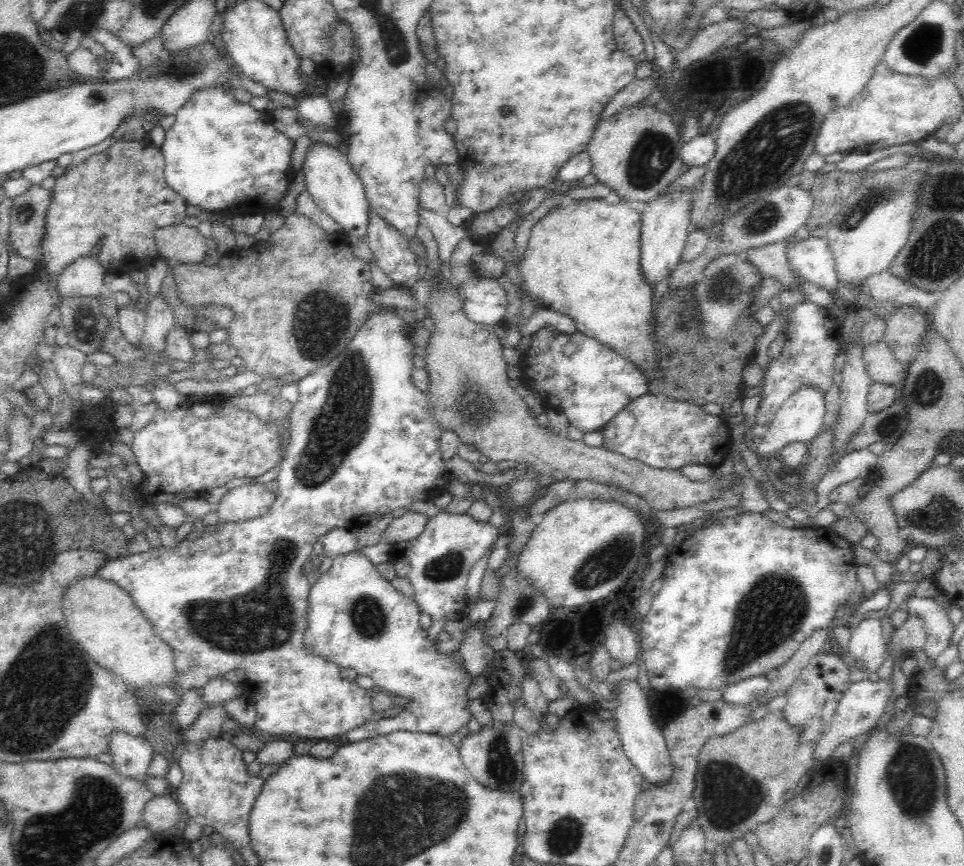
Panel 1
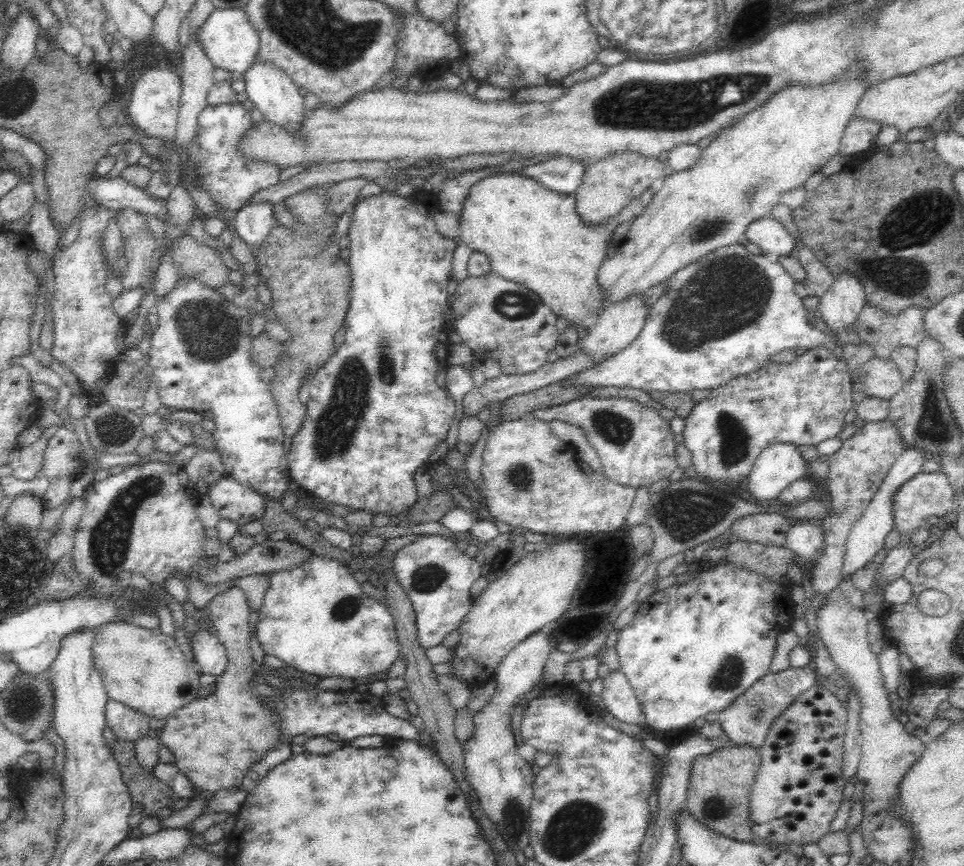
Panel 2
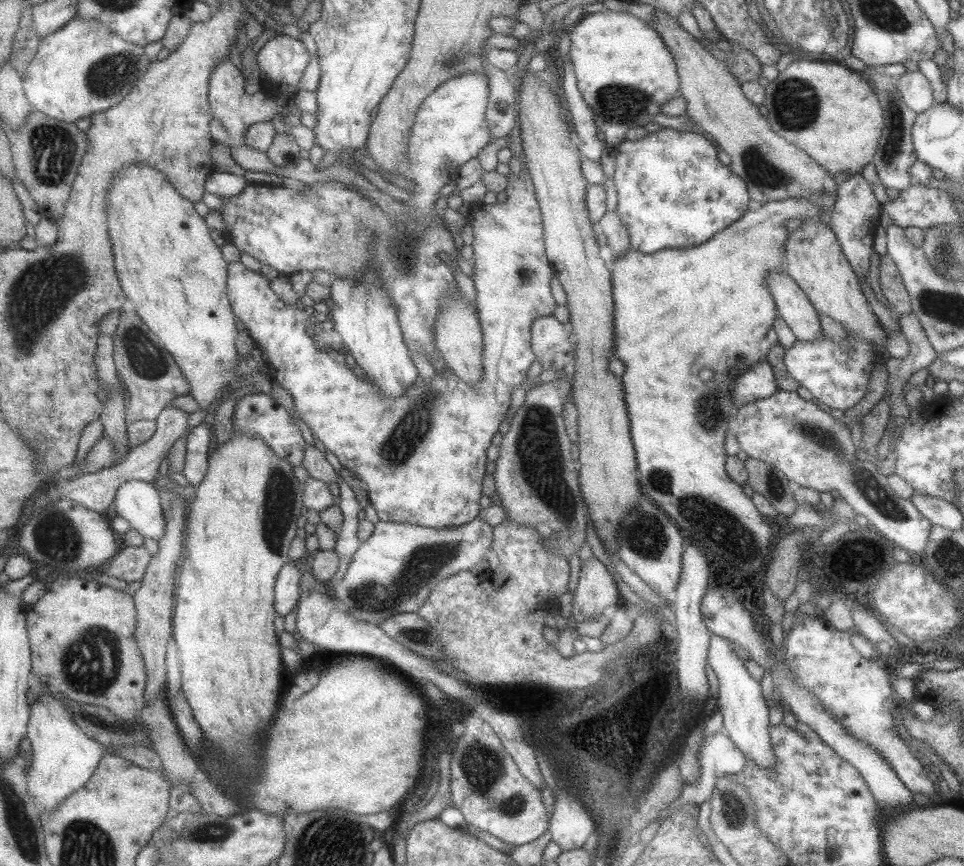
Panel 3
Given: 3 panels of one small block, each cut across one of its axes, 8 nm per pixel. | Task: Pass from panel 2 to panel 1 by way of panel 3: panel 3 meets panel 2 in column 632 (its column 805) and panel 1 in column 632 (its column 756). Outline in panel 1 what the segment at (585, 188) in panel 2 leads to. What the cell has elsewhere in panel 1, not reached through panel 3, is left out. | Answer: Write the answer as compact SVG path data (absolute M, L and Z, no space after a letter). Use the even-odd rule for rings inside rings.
M646 102L636 104L602 121L595 128L586 146L586 152L591 158L590 173L594 175L596 183L610 188L612 197L628 202L648 203L666 190L666 187L685 171L686 166L680 156L683 143L676 119L668 113L662 113L658 107L654 107L654 104L648 105Z

